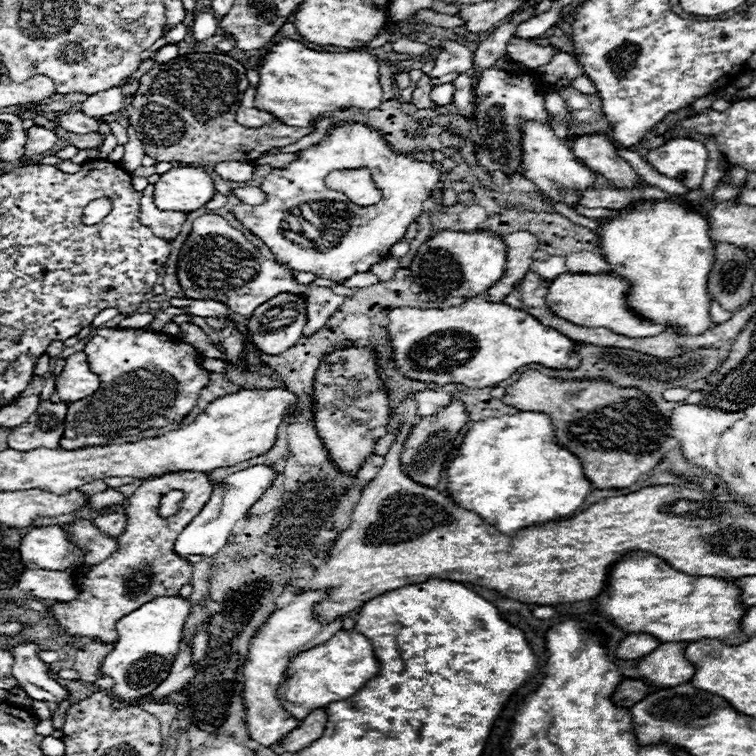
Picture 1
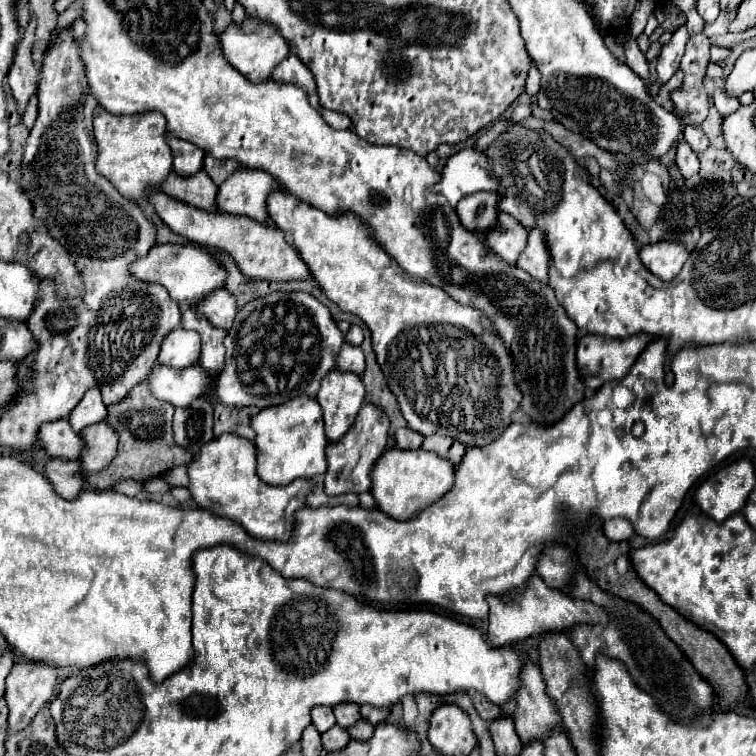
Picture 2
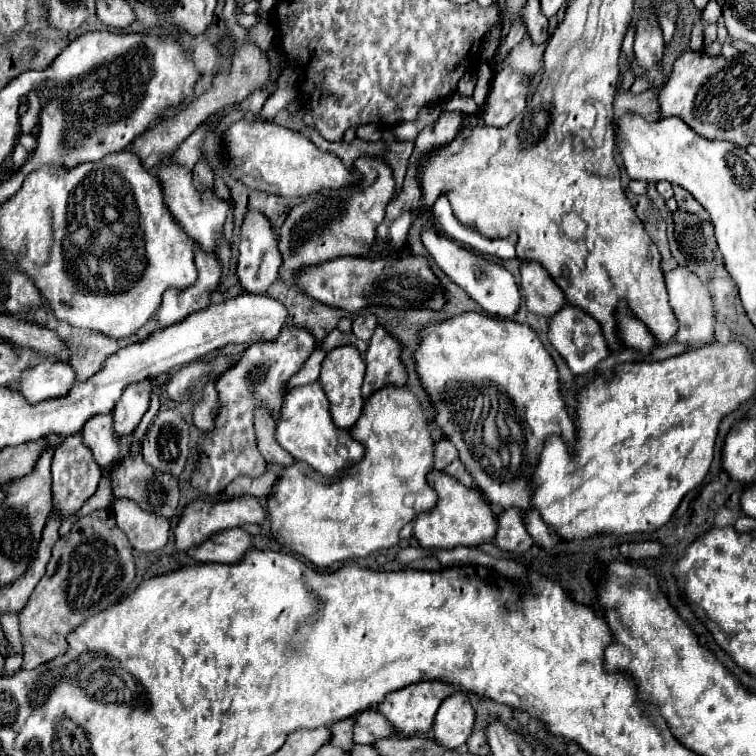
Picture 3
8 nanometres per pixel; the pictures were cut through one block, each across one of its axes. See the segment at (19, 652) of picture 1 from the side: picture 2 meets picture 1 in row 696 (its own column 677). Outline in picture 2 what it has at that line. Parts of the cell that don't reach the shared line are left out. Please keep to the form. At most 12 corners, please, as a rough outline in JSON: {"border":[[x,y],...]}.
{"border":[[686,26],[664,44],[656,76],[648,86],[652,98],[678,70],[690,34]]}

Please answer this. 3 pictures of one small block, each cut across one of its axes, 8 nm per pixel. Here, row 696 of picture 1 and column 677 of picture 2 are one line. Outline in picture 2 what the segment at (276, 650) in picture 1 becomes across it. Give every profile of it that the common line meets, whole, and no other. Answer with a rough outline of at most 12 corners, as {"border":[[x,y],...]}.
{"border":[[680,242],[640,248],[642,264],[660,280],[674,280],[688,258]]}

